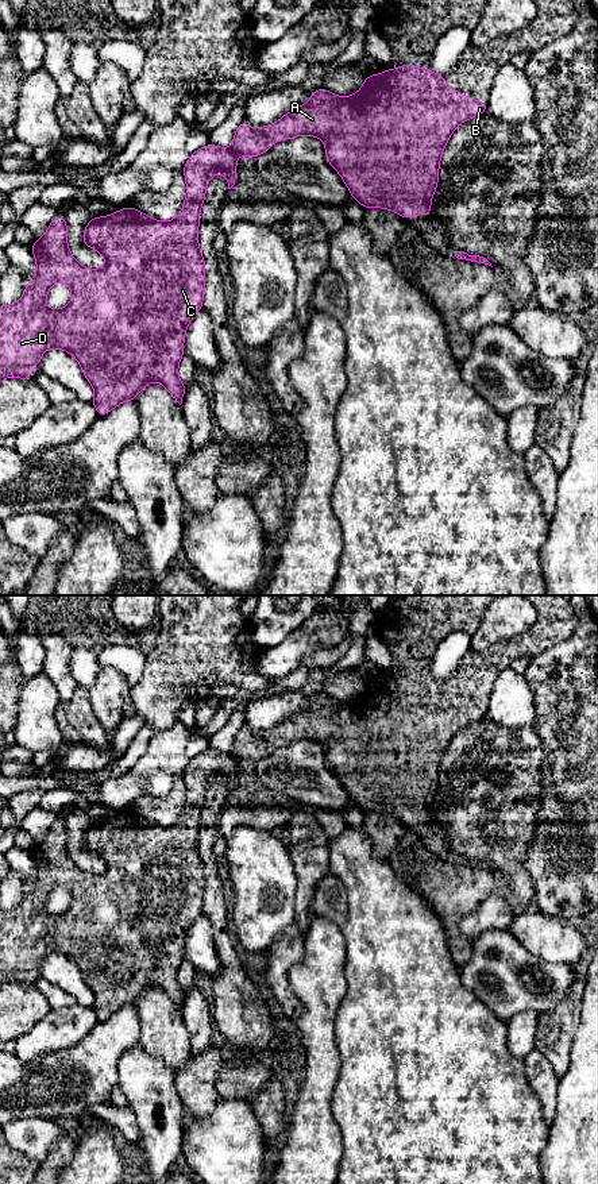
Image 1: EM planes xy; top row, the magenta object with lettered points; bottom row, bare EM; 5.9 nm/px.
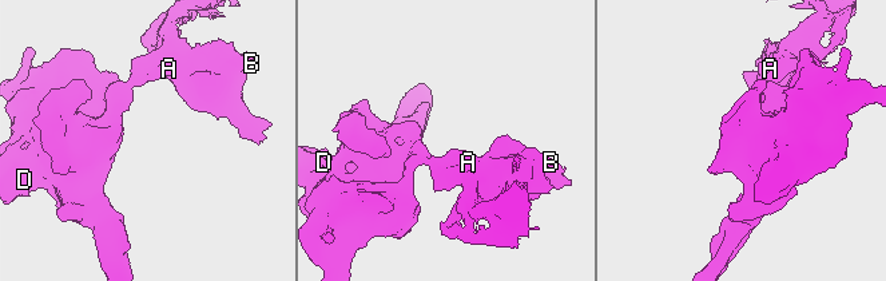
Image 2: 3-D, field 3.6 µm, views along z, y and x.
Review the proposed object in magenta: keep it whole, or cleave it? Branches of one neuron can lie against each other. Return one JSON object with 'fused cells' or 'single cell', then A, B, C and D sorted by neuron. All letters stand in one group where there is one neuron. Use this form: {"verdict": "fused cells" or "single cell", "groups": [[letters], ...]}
{"verdict": "fused cells", "groups": [["A", "B"], ["C", "D"]]}

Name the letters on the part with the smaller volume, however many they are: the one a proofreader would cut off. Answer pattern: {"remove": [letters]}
{"remove": ["A", "B"]}

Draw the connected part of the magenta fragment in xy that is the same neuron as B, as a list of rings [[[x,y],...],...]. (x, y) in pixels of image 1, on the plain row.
[[[401,670],[366,682],[362,694],[348,702],[317,694],[308,707],[270,730],[250,733],[243,725],[235,736],[231,755],[256,763],[277,745],[317,741],[324,747],[329,770],[360,810],[391,814],[401,822],[412,824],[413,819],[432,819],[431,805],[439,787],[441,757],[454,734],[486,718],[486,713],[486,706],[451,695],[444,680]]]

